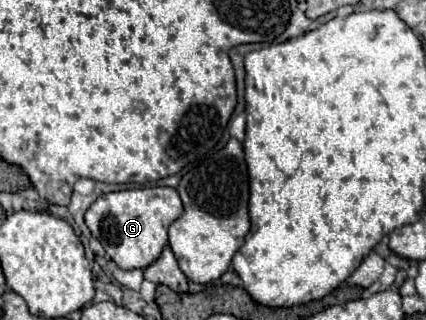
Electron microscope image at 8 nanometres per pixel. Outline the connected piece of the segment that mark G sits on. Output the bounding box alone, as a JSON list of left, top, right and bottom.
[86,188,184,270]

